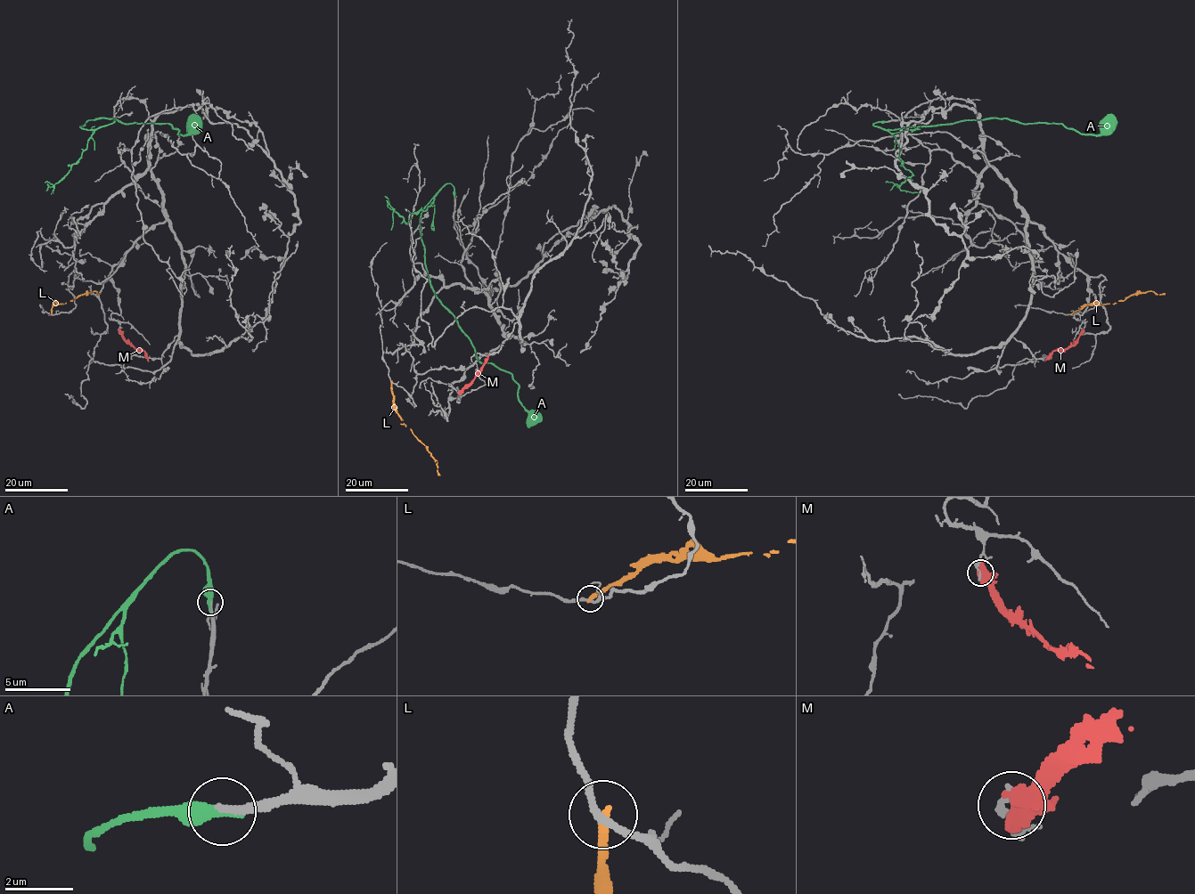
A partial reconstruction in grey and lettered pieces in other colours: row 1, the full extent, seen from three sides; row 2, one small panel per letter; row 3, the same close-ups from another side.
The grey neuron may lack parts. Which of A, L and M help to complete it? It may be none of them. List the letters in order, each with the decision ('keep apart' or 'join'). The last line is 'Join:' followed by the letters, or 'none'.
A: join
L: keep apart
M: keep apart
Join: A

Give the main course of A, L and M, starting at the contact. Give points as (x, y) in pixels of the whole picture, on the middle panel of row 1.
A: (454, 196), (446, 184), (421, 213), (430, 288), (476, 357), (511, 375), (518, 401), (538, 422)
L: (391, 381), (393, 409), (436, 459), (439, 475)
M: (459, 393), (472, 379), (488, 354)

